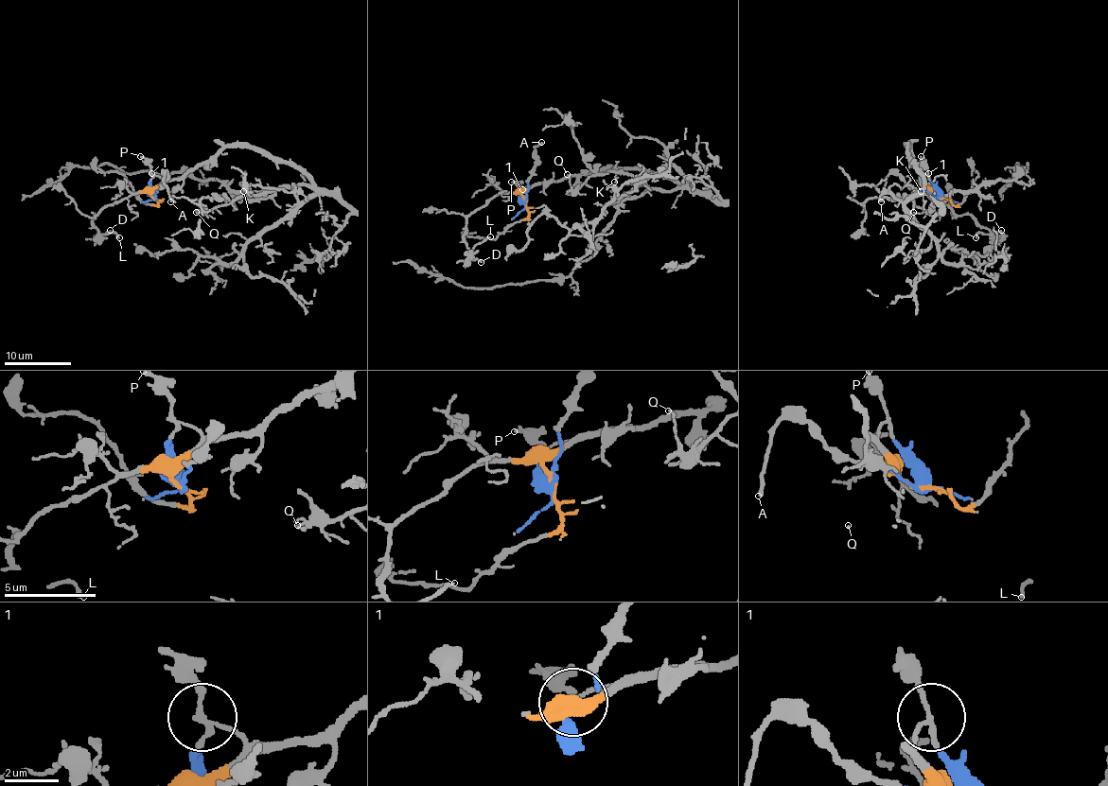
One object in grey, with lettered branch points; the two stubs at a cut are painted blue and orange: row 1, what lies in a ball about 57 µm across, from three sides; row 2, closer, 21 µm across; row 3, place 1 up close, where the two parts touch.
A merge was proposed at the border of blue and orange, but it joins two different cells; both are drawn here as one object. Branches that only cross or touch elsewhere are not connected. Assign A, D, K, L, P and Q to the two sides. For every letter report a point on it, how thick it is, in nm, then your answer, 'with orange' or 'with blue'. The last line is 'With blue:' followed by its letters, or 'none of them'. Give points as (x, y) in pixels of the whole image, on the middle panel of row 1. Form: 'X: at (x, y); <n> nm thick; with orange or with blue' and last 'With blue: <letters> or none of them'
A: at (541, 142); 200 nm thick; with blue
D: at (481, 262); 150 nm thick; with orange
K: at (614, 182); 100 nm thick; with orange
L: at (490, 236); 200 nm thick; with orange
P: at (511, 182); 240 nm thick; with blue
Q: at (567, 174); 100 nm thick; with orange
With blue: A, P

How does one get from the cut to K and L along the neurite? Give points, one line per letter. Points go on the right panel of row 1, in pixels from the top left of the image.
K: (940, 198), (932, 195), (921, 180), (909, 147), (916, 171), (929, 184), (912, 195), (912, 186), (921, 191)
L: (940, 198), (930, 193), (958, 215), (971, 215), (989, 232), (978, 233), (976, 238)

